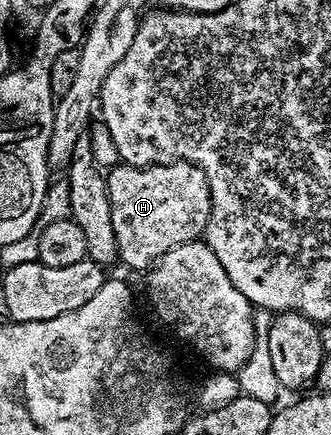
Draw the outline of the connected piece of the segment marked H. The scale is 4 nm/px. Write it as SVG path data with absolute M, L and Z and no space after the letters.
M178 160L172 164L154 164L138 168L132 164L116 163L116 168L106 173L109 209L112 214L113 232L116 235L118 259L131 268L146 270L161 254L182 244L200 239L211 221L211 191L205 174L195 164Z

